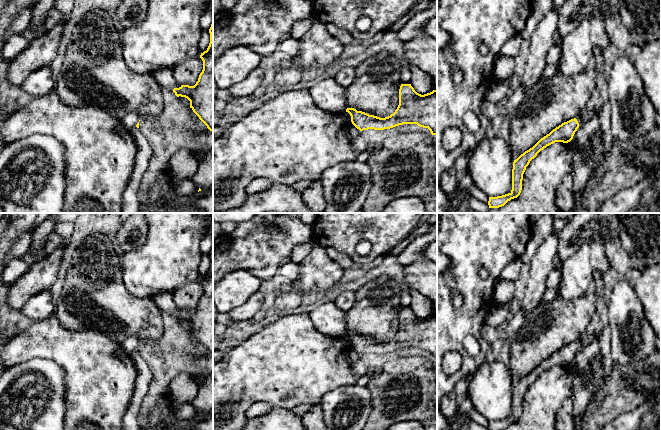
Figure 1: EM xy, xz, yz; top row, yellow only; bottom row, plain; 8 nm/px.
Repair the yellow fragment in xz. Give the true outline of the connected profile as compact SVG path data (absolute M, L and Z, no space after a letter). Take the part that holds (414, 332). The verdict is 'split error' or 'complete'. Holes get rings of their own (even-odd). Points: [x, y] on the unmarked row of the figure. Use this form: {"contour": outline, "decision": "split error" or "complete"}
{"contour": "M401 308L399 329L388 341L380 342L354 332L347 332L352 348L360 355L390 353L403 348L417 348L437 359L437 314L421 319L411 308Z", "decision": "complete"}

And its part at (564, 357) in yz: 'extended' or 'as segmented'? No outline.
as segmented

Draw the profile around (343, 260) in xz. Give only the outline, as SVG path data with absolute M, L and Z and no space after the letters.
M328 248L326 252L327 252L327 255L331 259L336 261L341 267L343 267L344 270L351 267L354 264L352 259L349 256L347 256L344 253L341 253L340 251L334 248Z

